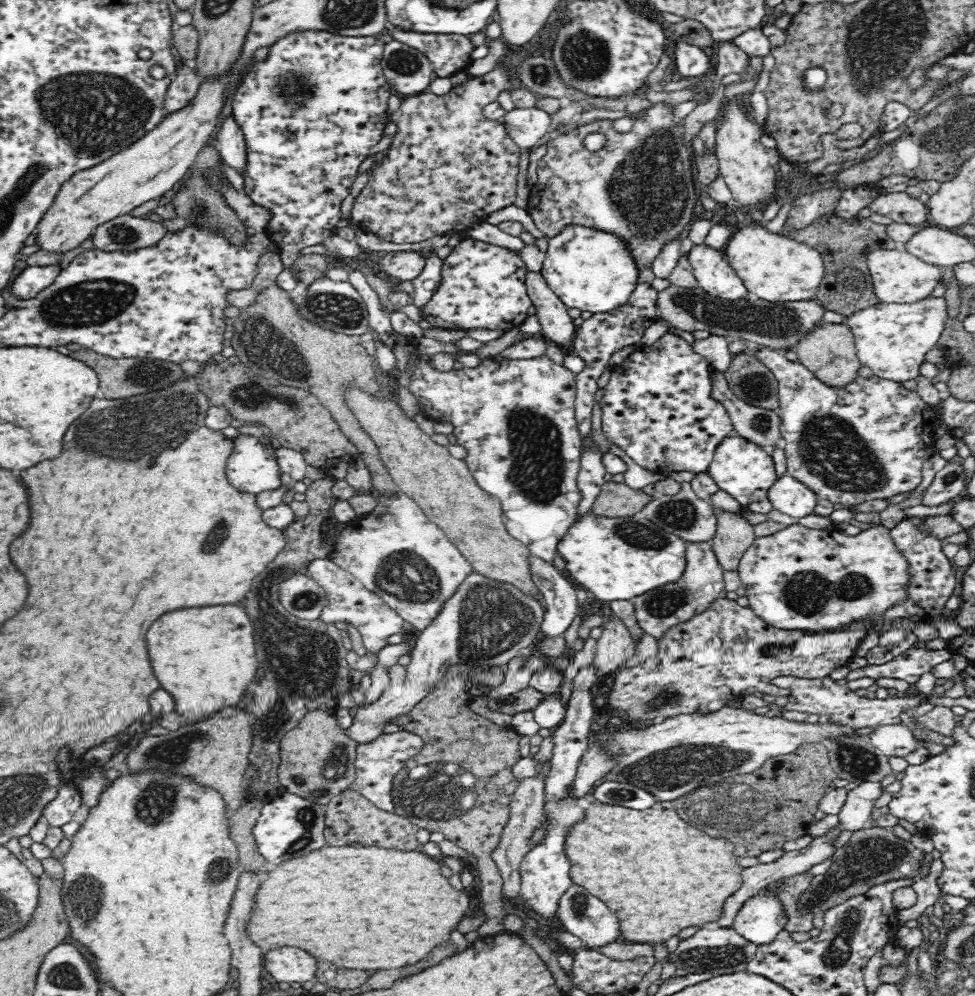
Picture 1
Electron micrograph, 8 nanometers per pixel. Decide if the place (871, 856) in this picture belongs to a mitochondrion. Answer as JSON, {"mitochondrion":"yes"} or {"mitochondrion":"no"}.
{"mitochondrion":"yes"}

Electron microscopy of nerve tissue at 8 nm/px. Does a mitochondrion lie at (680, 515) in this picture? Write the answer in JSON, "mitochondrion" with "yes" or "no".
{"mitochondrion":"yes"}

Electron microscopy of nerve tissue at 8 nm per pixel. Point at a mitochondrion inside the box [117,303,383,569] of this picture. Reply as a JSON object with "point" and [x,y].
{"point":[271,351]}

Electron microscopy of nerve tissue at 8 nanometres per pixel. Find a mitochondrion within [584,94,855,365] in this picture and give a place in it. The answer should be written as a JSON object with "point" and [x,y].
{"point":[650,190]}

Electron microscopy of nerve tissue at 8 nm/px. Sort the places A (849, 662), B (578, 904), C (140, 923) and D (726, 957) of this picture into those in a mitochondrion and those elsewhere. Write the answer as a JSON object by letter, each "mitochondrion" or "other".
{"A":"other","B":"mitochondrion","C":"other","D":"mitochondrion"}

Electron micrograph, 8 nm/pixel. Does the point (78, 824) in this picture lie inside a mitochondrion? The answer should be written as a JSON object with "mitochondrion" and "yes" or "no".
{"mitochondrion":"no"}

